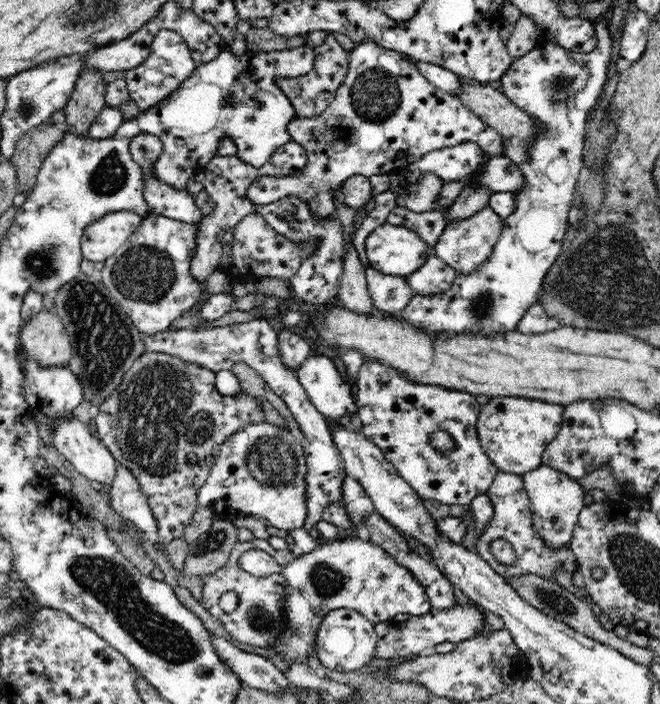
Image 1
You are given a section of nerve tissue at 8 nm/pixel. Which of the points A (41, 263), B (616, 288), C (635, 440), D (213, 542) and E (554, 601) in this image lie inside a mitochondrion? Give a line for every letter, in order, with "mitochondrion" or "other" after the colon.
A: mitochondrion
B: mitochondrion
C: mitochondrion
D: mitochondrion
E: mitochondrion

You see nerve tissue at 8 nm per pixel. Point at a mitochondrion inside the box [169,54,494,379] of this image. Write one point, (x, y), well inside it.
(376, 94)

